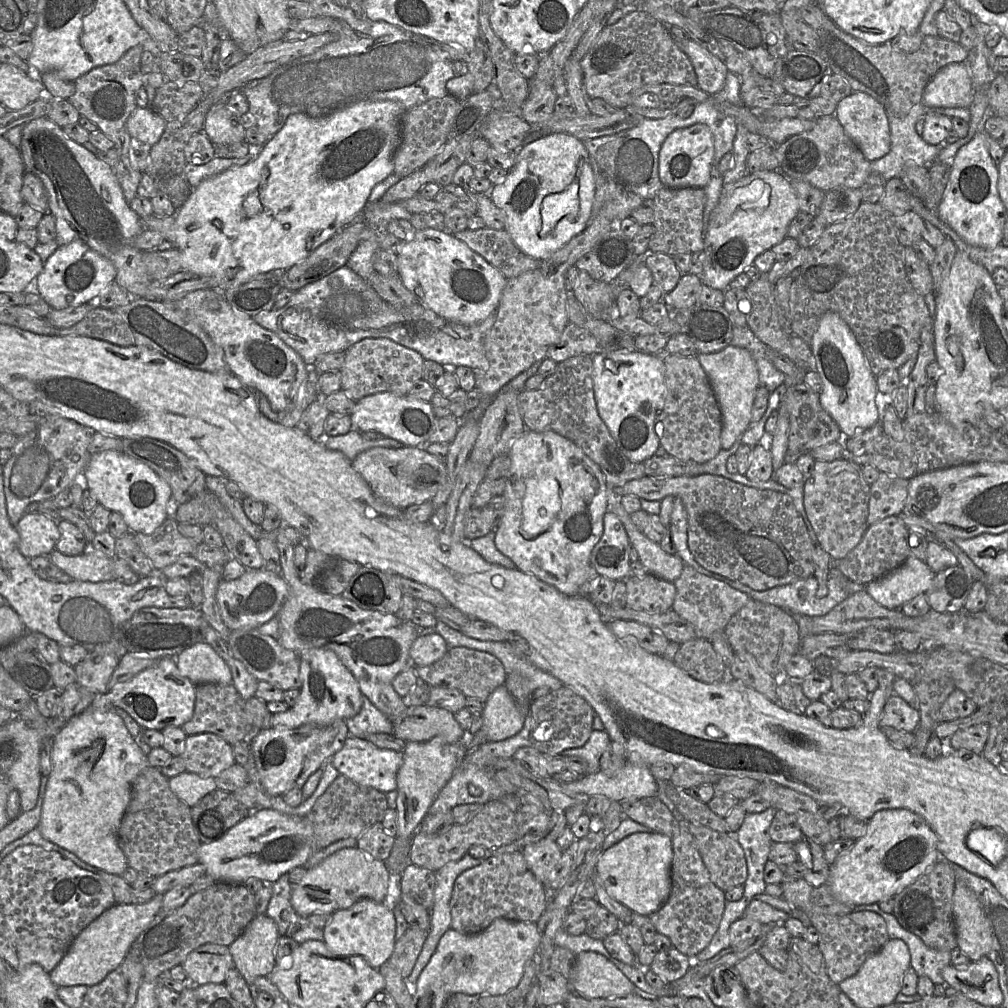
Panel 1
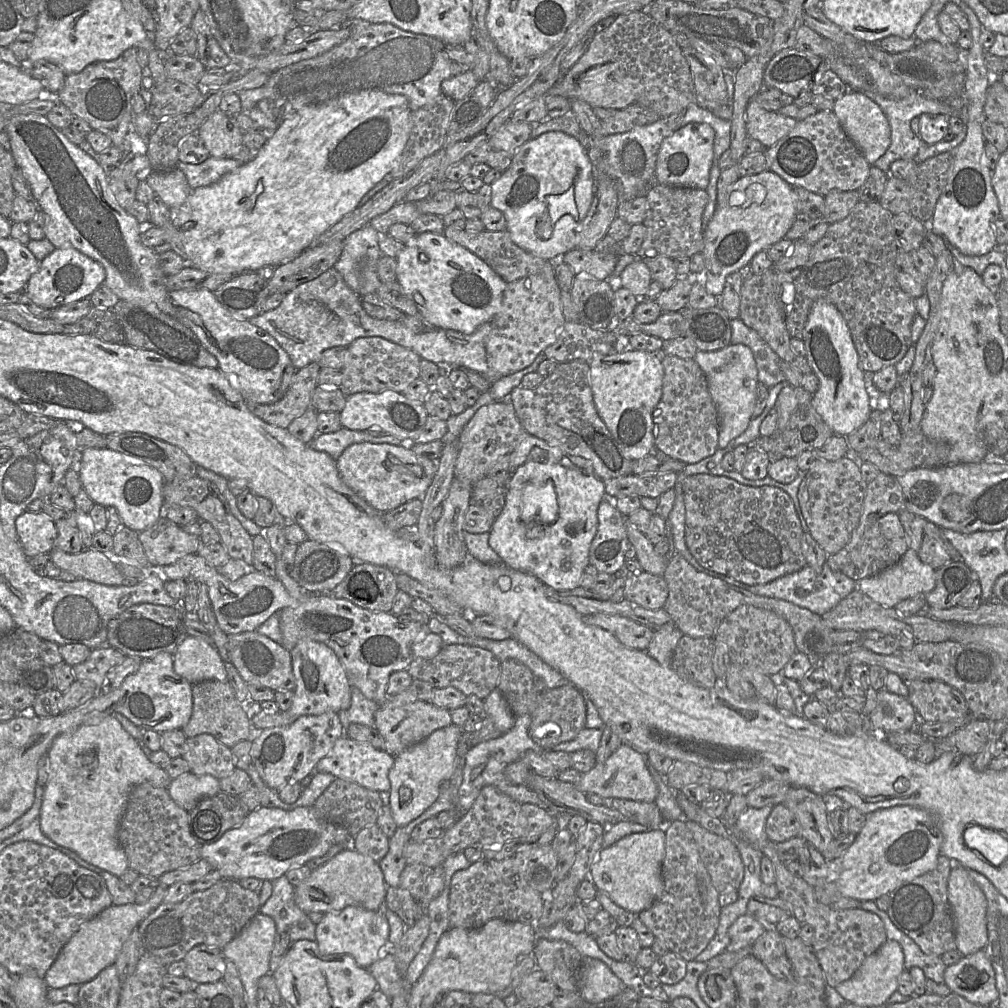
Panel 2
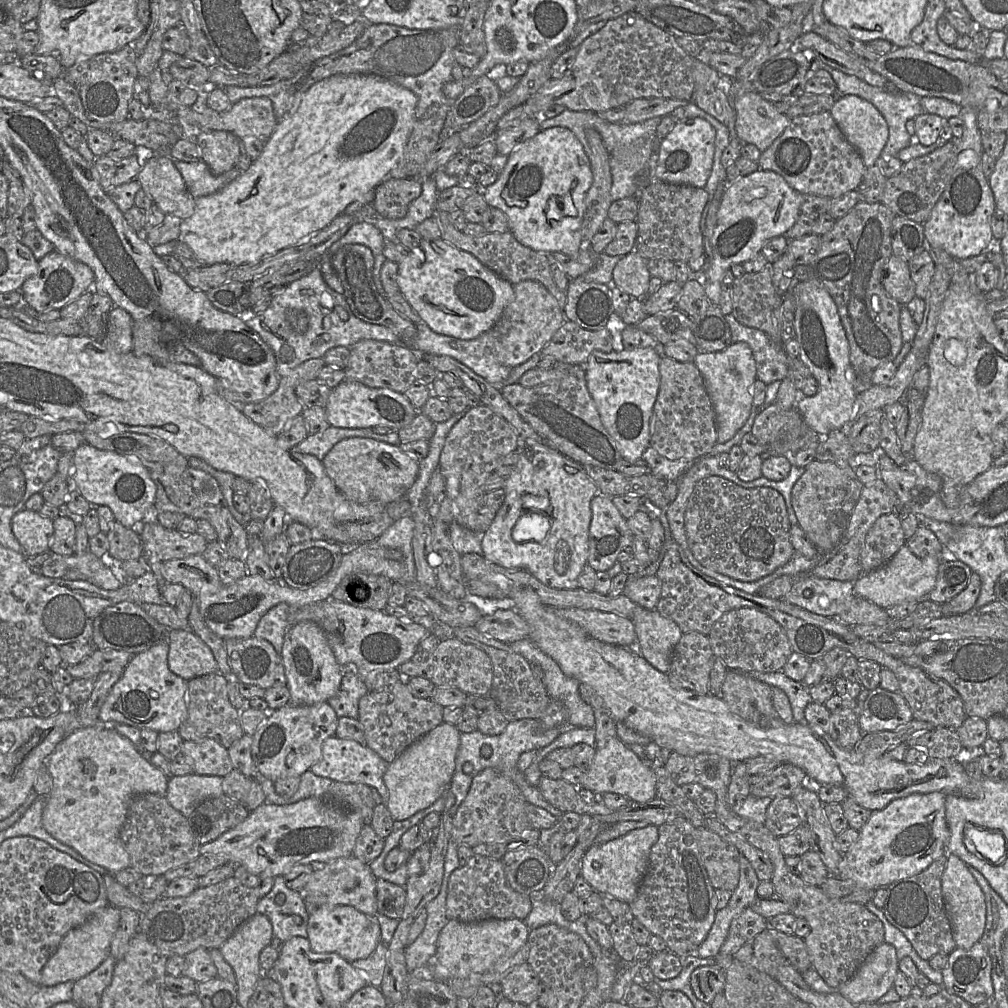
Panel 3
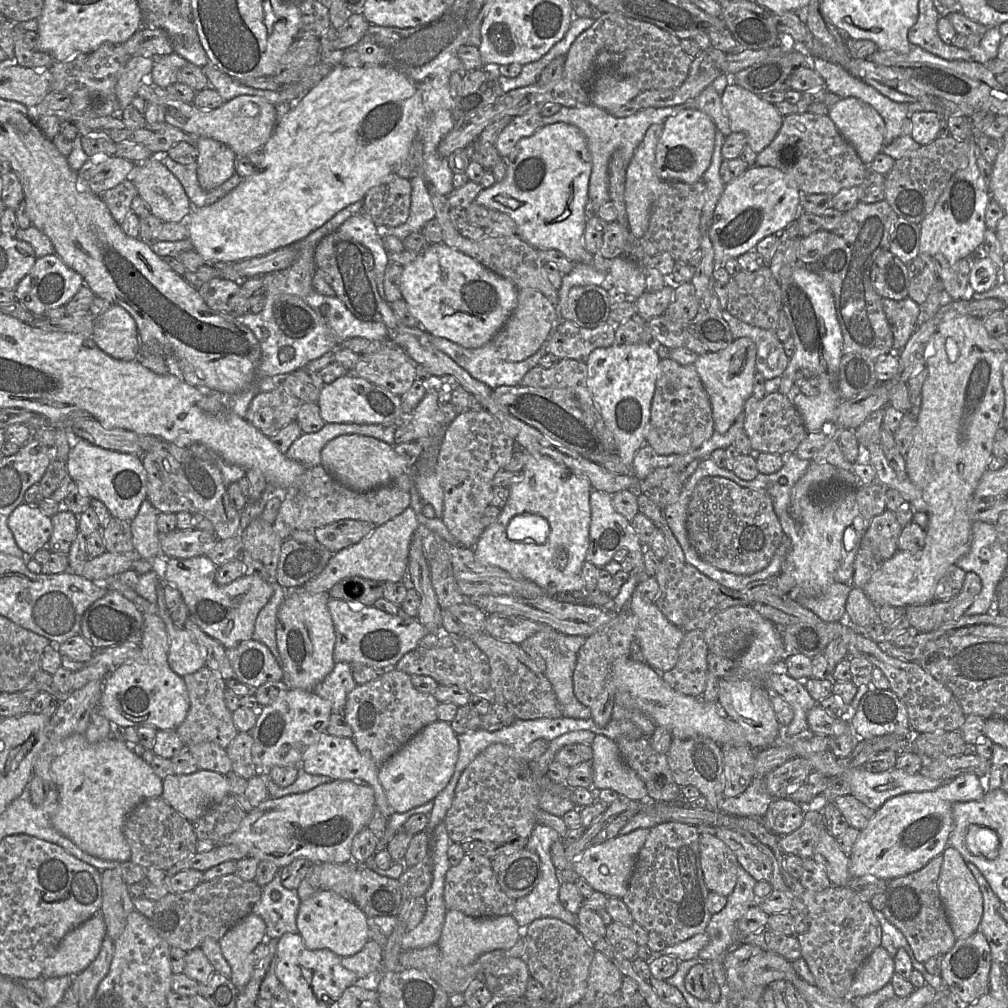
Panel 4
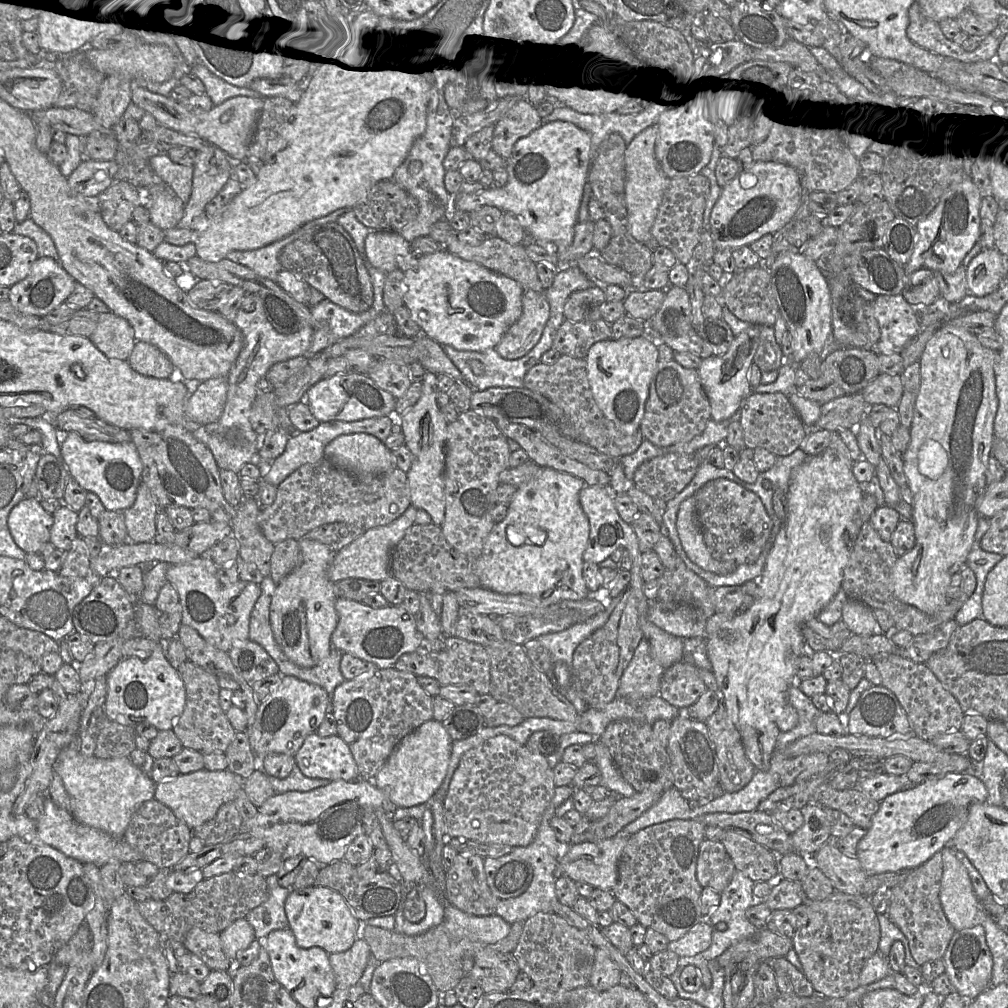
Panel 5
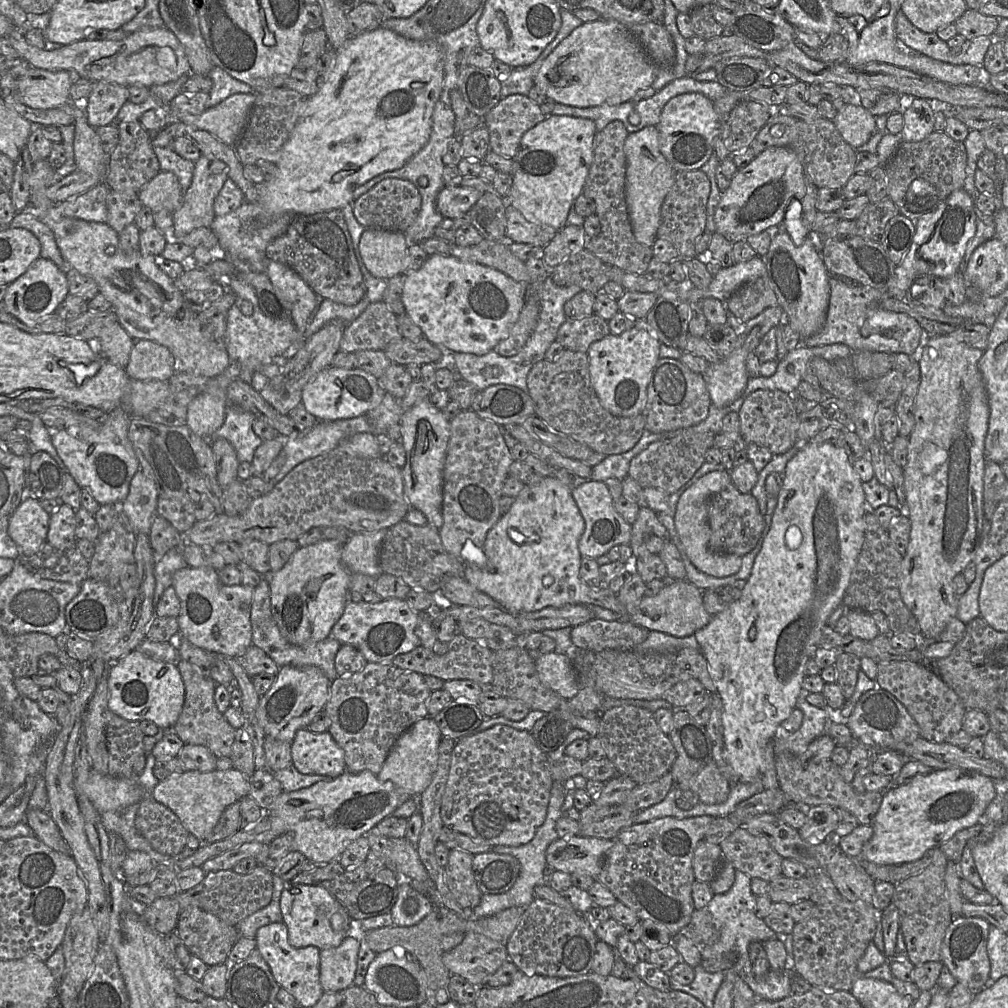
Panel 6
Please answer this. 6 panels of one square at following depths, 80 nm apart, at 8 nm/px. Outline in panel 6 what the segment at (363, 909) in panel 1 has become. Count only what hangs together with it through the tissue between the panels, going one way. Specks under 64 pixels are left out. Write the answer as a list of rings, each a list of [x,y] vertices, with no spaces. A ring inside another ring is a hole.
[[[288,883],[281,894],[280,909],[283,922],[288,929],[289,943],[295,948],[314,946],[322,950],[337,947],[359,928],[356,925],[353,929],[353,919],[342,905],[325,888],[319,886]],[[336,913],[343,917],[341,930],[335,930],[331,926],[330,919]]]

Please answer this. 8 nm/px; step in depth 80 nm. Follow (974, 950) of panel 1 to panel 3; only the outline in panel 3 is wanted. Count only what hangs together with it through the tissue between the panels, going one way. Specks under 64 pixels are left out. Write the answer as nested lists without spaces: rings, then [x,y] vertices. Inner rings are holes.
[[[954,854],[948,855],[941,879],[941,889],[956,947],[970,949],[981,940],[984,933],[986,924],[985,896],[977,881],[969,872],[967,864]]]

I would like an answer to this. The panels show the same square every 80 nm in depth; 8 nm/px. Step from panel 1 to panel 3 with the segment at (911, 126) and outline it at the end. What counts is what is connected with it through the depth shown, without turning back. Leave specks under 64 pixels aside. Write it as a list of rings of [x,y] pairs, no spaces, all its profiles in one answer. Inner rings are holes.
[[[824,64],[823,70],[827,71],[832,76],[837,86],[838,95],[858,96],[874,105],[884,117],[888,125],[889,136],[880,155],[882,159],[897,157],[899,151],[908,147],[913,141],[915,141],[915,138],[911,136],[906,129],[906,122],[910,119],[915,119],[921,114],[927,113],[921,104],[920,96],[913,93],[882,90],[858,79],[855,76],[850,76],[840,70],[836,70],[827,64]]]

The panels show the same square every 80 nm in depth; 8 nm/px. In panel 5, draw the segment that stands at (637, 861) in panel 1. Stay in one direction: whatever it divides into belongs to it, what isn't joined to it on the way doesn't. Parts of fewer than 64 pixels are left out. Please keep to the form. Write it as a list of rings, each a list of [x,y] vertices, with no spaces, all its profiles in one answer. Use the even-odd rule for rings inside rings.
[[[621,830],[610,839],[566,845],[561,853],[560,873],[573,881],[583,881],[594,888],[612,892],[618,881],[618,863],[628,838]]]

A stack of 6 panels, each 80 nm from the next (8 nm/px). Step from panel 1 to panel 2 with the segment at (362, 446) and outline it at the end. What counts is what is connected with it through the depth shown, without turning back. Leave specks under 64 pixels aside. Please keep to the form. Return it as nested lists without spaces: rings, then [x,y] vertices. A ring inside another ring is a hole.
[[[342,427],[336,432],[317,435],[308,445],[313,450],[324,452],[336,460],[350,445],[362,442],[397,446],[406,443],[391,435],[374,437],[365,431],[350,430]]]

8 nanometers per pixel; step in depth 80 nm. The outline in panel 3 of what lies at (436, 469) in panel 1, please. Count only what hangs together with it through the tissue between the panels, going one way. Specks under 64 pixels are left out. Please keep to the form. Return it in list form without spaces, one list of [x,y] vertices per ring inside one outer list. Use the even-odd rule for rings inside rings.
[[[361,437],[339,441],[322,463],[338,491],[346,499],[359,504],[377,501],[388,505],[406,498],[419,471],[419,461],[409,457],[399,446]]]

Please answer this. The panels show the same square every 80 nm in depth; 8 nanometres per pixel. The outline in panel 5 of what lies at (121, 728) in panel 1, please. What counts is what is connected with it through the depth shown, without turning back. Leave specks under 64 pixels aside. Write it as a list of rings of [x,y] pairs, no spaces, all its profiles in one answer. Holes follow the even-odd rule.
[[[77,739],[74,745],[67,746],[61,750],[54,764],[54,771],[61,777],[64,787],[70,797],[71,810],[70,813],[73,818],[80,824],[84,824],[86,826],[102,830],[109,835],[113,836],[117,839],[124,839],[125,832],[130,823],[130,820],[133,814],[137,811],[137,809],[146,801],[154,798],[156,783],[149,777],[141,767],[135,766],[129,757],[117,757],[117,758],[109,758],[109,759],[101,759],[96,756],[87,757],[80,753],[77,748]]]

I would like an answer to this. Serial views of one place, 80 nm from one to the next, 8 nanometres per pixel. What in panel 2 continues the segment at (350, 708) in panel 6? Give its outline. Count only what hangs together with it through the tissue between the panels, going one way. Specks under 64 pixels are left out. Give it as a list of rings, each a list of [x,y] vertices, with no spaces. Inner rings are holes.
[[[409,689],[389,696],[383,704],[379,705],[374,715],[374,728],[383,739],[383,751],[394,757],[421,742],[434,731],[451,724],[450,710],[418,700]]]

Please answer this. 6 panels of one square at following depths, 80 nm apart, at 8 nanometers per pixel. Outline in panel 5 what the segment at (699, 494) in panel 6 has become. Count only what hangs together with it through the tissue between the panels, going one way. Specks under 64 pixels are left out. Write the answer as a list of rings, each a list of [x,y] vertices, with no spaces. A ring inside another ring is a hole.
[[[694,495],[680,504],[676,526],[685,553],[697,566],[718,575],[727,575],[737,569],[735,562],[718,561],[709,552],[698,523]]]

